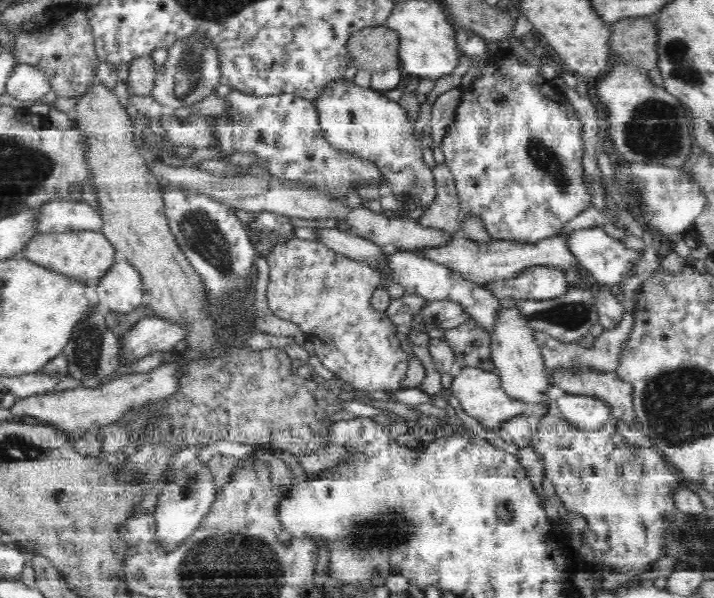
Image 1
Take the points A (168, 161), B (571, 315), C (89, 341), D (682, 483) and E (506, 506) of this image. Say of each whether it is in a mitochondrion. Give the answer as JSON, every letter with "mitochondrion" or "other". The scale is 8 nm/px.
{"A":"other","B":"mitochondrion","C":"mitochondrion","D":"other","E":"other"}

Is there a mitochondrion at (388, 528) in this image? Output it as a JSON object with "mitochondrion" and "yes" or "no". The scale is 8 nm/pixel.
{"mitochondrion":"yes"}

